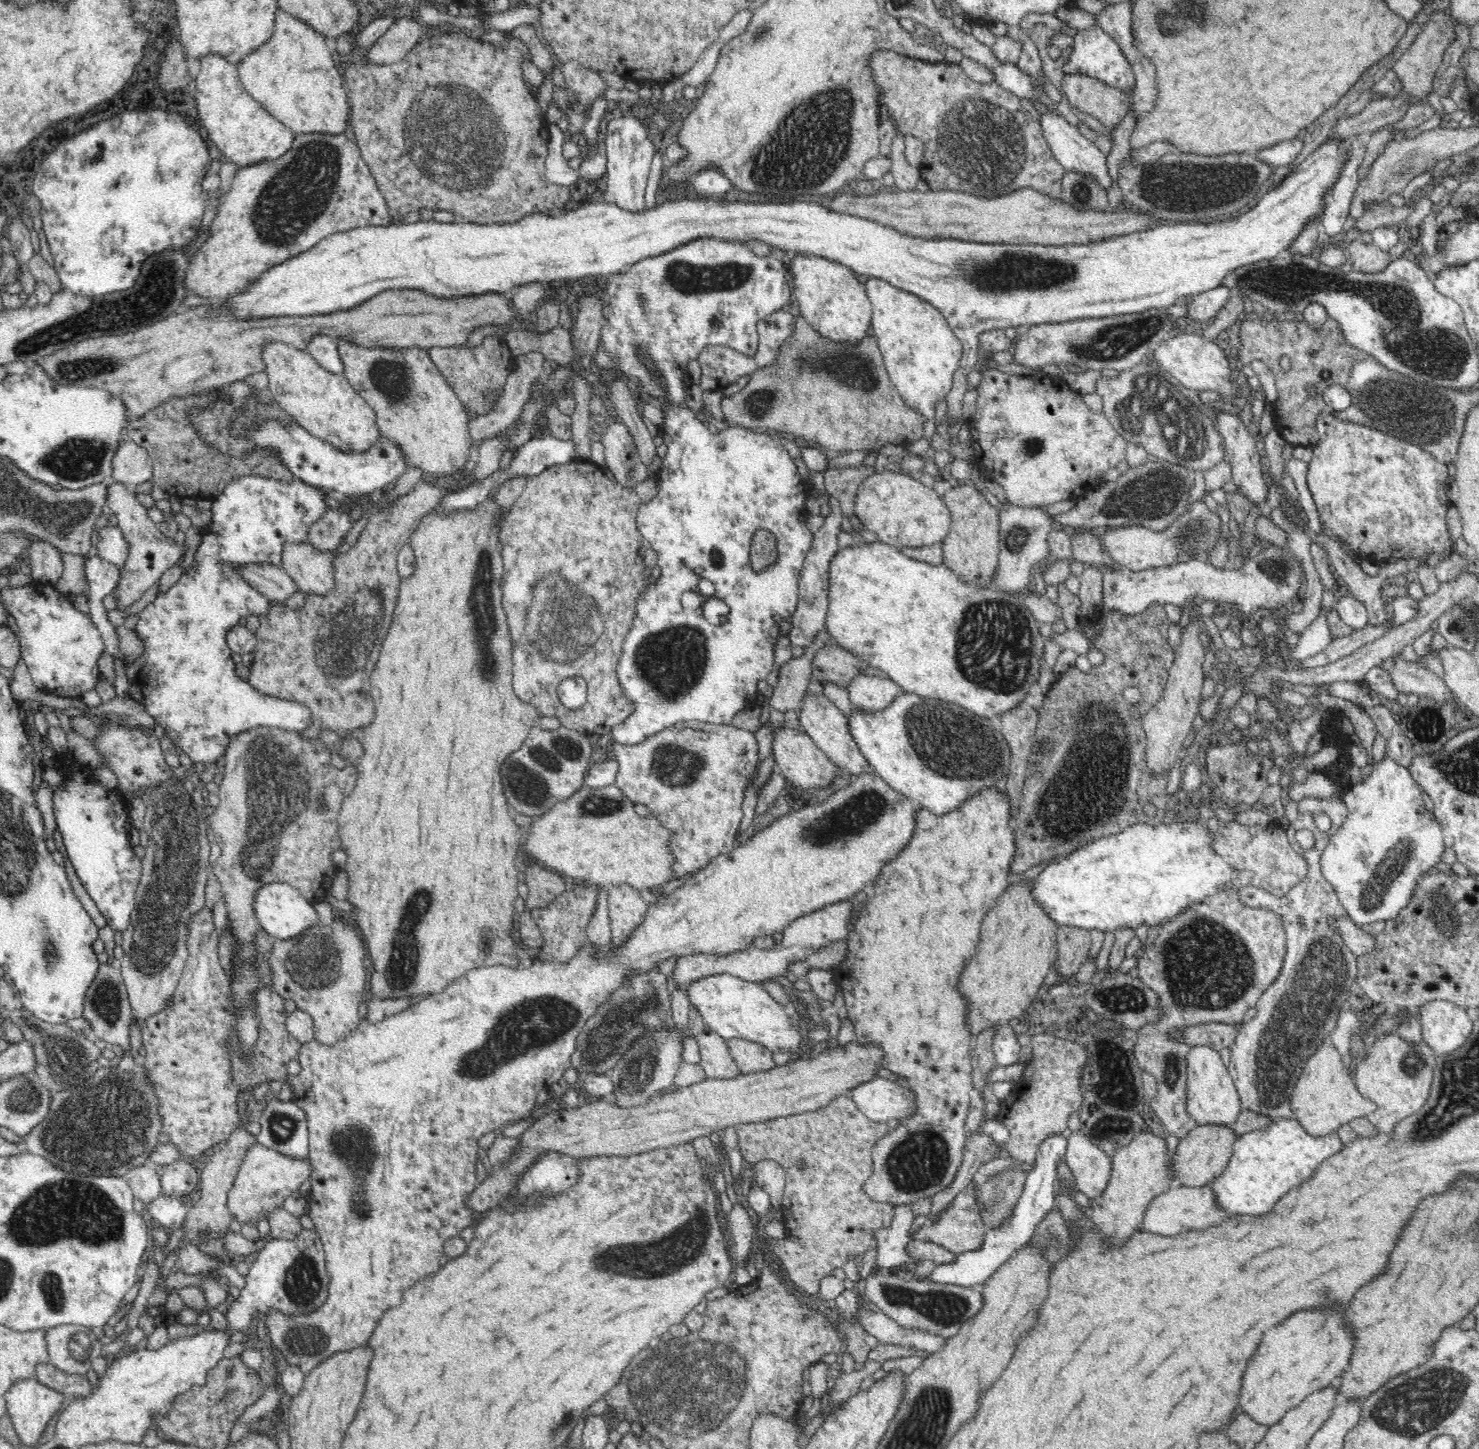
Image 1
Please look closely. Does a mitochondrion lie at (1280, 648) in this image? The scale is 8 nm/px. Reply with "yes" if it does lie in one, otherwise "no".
no

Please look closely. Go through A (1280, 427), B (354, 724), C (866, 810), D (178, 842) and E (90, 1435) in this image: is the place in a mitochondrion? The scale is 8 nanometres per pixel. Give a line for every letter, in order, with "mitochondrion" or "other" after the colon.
A: other
B: other
C: mitochondrion
D: mitochondrion
E: other

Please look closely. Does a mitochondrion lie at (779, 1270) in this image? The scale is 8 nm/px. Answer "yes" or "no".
no

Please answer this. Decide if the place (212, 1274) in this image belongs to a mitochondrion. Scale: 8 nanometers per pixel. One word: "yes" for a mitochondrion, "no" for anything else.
no

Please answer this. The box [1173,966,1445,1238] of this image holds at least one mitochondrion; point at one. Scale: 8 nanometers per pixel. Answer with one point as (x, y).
(1415, 1068)

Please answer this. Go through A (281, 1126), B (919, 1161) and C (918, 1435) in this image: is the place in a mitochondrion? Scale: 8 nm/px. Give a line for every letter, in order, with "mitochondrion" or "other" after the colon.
A: mitochondrion
B: mitochondrion
C: mitochondrion

